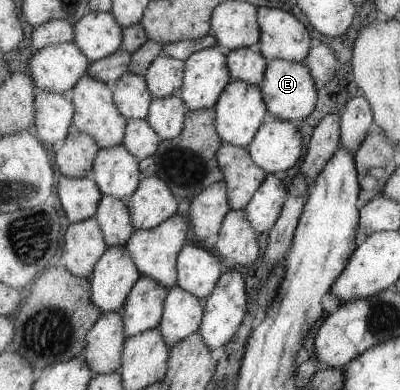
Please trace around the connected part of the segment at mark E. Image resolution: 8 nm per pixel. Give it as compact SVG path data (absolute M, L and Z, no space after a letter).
M284 59L270 60L260 88L264 93L268 111L282 120L293 120L299 123L317 105L316 81L313 79L310 67L304 62L294 62Z

